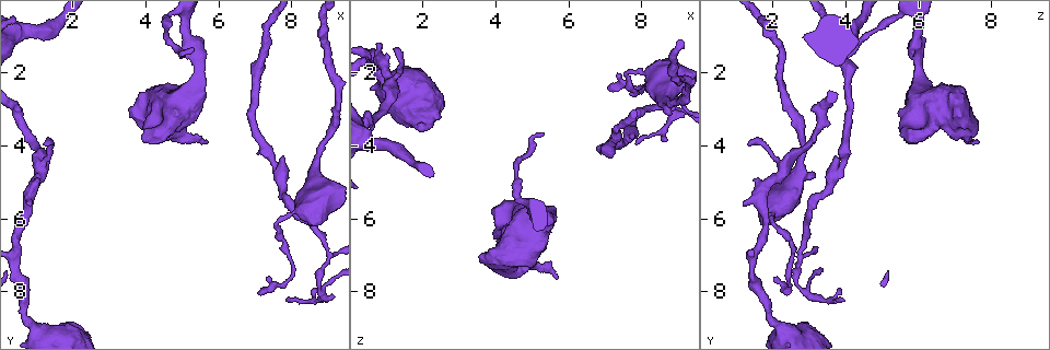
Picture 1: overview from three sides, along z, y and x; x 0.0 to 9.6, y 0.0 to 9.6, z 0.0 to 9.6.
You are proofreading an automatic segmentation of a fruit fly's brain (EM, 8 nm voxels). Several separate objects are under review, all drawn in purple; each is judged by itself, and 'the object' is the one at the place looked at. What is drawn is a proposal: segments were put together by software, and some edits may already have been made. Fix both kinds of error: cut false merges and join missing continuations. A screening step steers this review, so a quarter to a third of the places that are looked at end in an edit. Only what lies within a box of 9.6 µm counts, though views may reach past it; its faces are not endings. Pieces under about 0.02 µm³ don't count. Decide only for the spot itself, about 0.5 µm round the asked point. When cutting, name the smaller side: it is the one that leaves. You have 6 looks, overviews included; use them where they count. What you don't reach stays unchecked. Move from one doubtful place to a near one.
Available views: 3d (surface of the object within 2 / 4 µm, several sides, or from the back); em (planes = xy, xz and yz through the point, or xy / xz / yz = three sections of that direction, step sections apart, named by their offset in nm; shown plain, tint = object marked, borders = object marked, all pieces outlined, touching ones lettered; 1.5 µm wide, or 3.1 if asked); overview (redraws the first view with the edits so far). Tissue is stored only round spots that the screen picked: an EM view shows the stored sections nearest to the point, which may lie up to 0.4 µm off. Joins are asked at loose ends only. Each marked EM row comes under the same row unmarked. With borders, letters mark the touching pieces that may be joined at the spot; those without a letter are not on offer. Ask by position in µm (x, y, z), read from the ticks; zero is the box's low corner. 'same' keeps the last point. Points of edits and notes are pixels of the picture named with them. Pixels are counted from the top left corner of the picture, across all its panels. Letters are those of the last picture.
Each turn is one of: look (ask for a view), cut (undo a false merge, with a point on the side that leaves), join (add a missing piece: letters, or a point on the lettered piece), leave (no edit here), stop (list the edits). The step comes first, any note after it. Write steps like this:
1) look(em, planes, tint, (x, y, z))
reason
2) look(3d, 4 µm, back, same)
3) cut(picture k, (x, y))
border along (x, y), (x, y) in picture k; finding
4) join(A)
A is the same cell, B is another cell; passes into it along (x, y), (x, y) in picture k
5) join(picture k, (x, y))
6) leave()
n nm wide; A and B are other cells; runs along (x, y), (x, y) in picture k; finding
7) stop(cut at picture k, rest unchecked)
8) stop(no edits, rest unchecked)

look(em, xz, step 8, tint, (9.05, 6.90, 2.75))
sharp bend

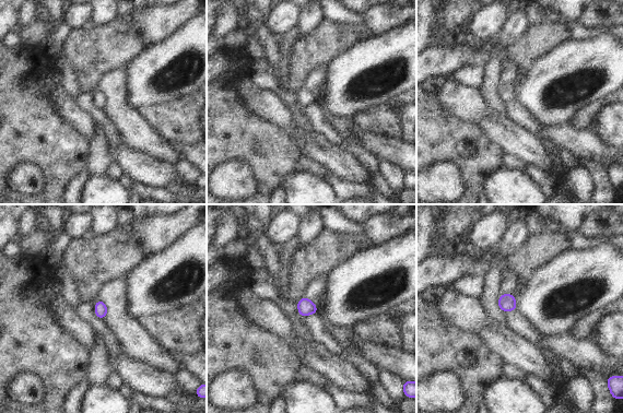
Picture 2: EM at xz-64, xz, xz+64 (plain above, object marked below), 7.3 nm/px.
look(em, planes, borders, same)
another direction

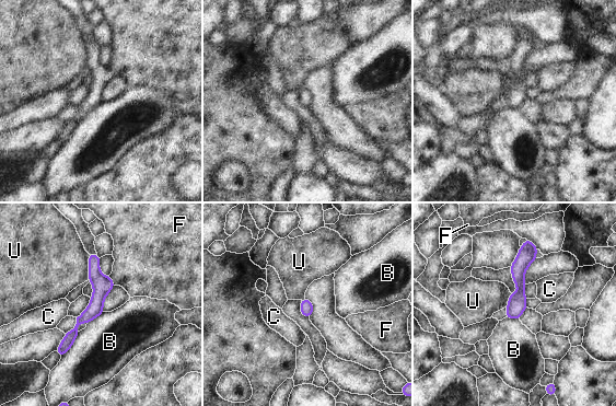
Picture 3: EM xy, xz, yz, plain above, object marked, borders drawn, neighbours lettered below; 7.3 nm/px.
leave()
B, C, F and U are other cells; runs along (529, 243), (514, 316) in picture 3; one cell here

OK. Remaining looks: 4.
look(3d, 2 µm, (7.10, 8.05, 2.40))
branch stops here

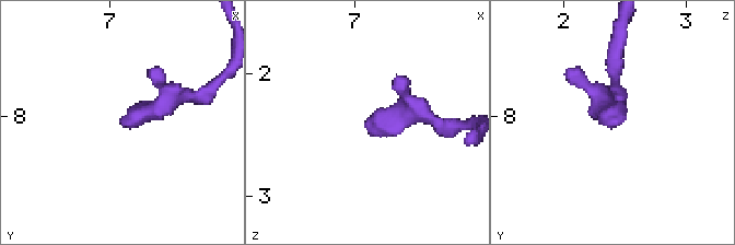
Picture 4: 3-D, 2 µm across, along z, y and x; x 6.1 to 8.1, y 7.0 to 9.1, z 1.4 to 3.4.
look(em, planes, borders, (7.08, 8.04, 2.42))
now the EM

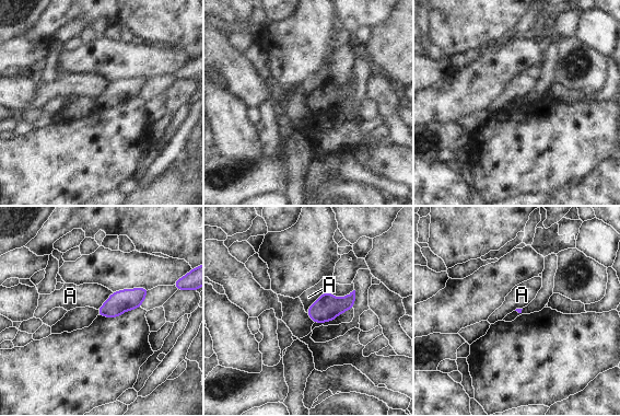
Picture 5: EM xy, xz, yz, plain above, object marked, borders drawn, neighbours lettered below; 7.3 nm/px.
leave()
A is another cell; border along (326, 291), (306, 312) in picture 5; none of them fits

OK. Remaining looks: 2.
stop(no edits, rest unchecked)

